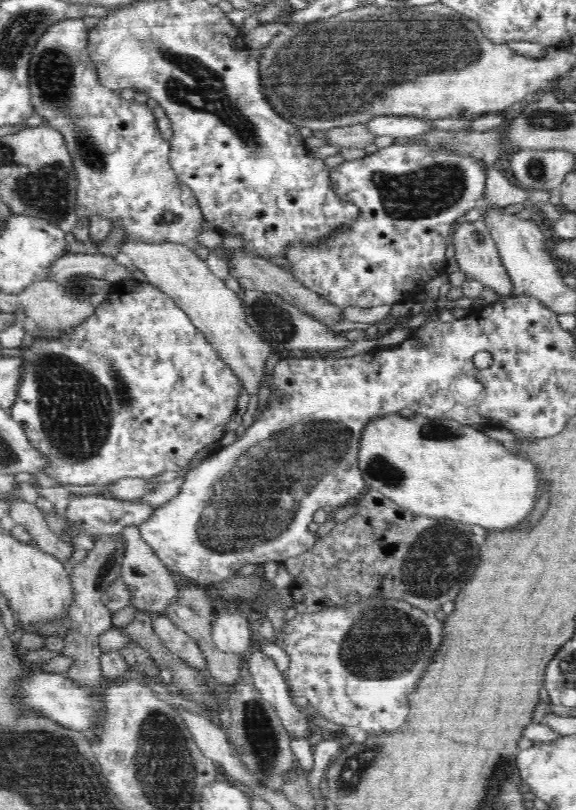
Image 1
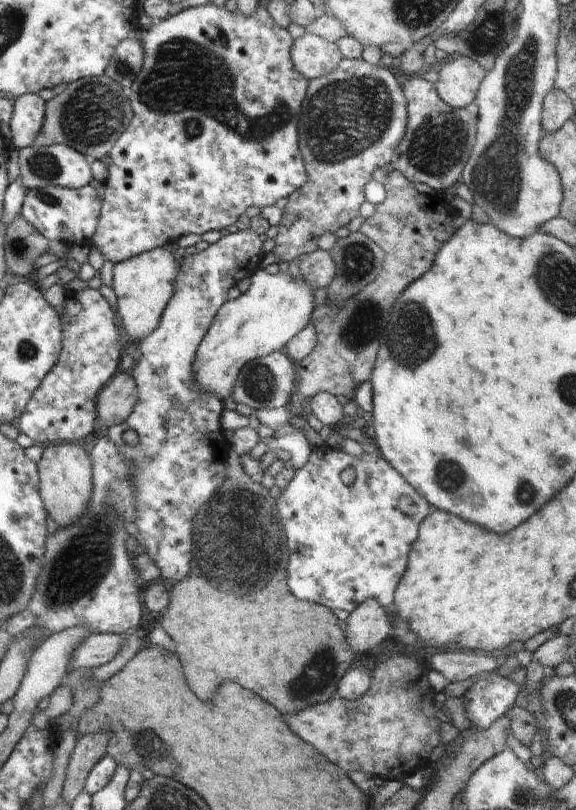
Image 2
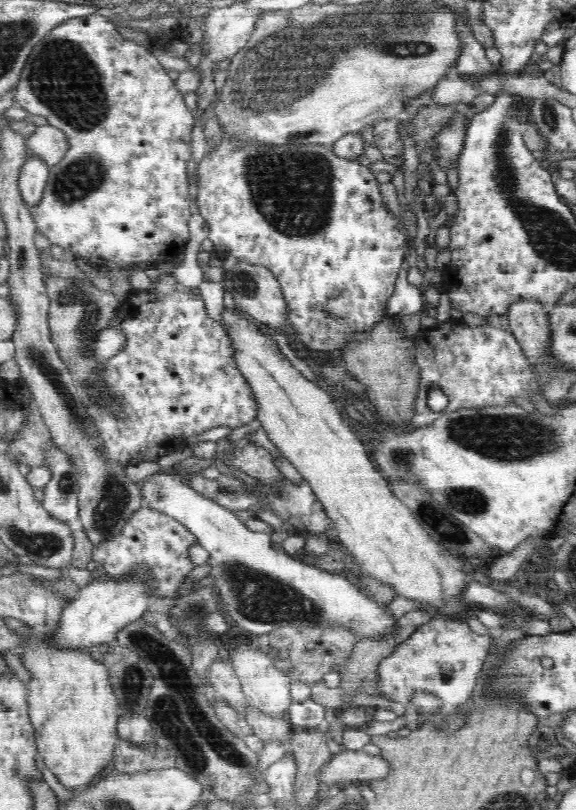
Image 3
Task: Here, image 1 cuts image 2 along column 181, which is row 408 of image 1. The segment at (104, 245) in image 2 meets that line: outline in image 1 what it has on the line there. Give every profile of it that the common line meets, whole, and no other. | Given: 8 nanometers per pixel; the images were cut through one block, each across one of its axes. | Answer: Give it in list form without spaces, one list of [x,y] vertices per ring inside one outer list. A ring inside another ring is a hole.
[[[138,275],[113,284],[107,300],[96,309],[92,316],[85,318],[84,322],[78,326],[60,330],[56,337],[42,336],[42,338],[29,339],[29,346],[26,346],[20,354],[20,357],[24,359],[24,370],[22,370],[22,382],[18,384],[18,399],[10,407],[12,408],[11,418],[24,429],[30,445],[38,450],[42,457],[48,459],[50,466],[46,466],[45,474],[56,480],[59,485],[108,486],[122,478],[150,479],[164,472],[178,471],[188,466],[200,450],[216,444],[223,438],[227,432],[225,426],[237,409],[240,380],[234,371],[217,355],[217,352],[214,352],[212,345],[206,340],[203,332],[193,325],[190,317],[165,292],[144,281]]]

